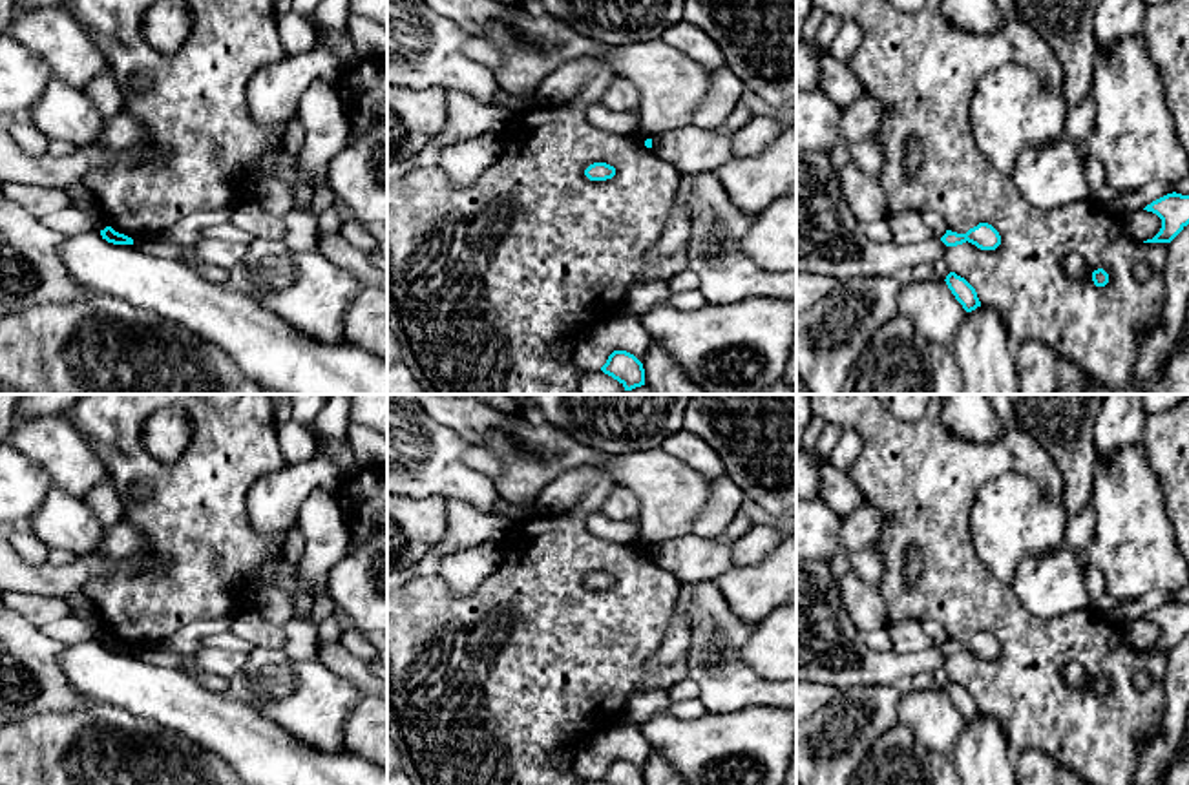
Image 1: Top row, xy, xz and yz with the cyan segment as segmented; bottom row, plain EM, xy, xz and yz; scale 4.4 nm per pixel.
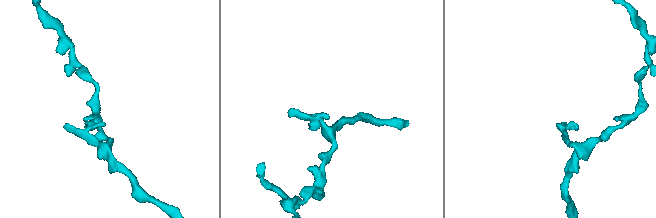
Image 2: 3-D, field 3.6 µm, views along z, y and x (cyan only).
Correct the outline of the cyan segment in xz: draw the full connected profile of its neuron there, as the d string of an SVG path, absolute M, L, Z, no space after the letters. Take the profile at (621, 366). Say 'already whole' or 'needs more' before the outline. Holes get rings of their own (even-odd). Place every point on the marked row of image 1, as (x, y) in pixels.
already whole | M614 351L601 371L617 380L625 391L645 385L643 363L626 351Z

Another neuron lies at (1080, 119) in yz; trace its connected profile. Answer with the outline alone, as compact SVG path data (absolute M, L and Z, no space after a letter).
M1089 93L1079 104L1068 108L1065 117L1065 135L1083 146L1094 126L1094 99Z

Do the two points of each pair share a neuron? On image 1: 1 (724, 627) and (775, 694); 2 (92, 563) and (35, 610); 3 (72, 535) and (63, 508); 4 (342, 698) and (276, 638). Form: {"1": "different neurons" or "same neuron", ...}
{"1": "same neuron", "2": "different neurons", "3": "same neuron", "4": "different neurons"}

